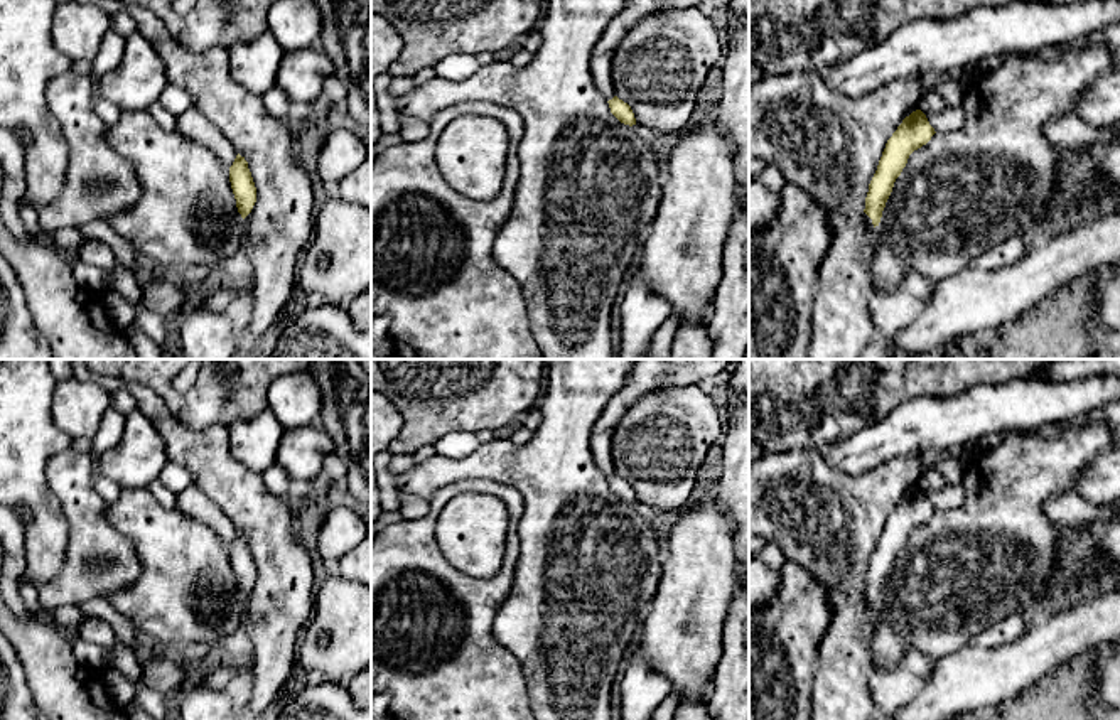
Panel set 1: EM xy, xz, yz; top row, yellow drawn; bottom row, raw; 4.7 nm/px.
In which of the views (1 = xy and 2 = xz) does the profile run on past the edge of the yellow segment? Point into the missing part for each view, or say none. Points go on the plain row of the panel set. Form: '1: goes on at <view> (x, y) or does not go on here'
1: does not go on here
2: does not go on here

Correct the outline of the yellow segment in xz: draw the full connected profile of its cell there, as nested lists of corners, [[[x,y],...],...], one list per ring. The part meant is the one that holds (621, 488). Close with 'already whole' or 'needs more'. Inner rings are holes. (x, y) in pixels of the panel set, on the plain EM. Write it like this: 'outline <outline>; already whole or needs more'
outline [[[614,474],[612,477],[607,479],[611,491],[624,502],[636,502],[636,496],[634,491],[631,487],[631,484],[627,481],[624,481],[622,477],[619,477],[617,474]]]; already whole

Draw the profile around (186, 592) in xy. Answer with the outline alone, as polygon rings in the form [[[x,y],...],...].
[[[121,489],[120,497],[108,504],[106,518],[116,533],[133,543],[142,563],[137,582],[108,597],[138,632],[172,651],[191,642],[211,646],[243,624],[245,597],[236,585],[229,548],[209,526],[179,509],[162,508],[148,489]]]

